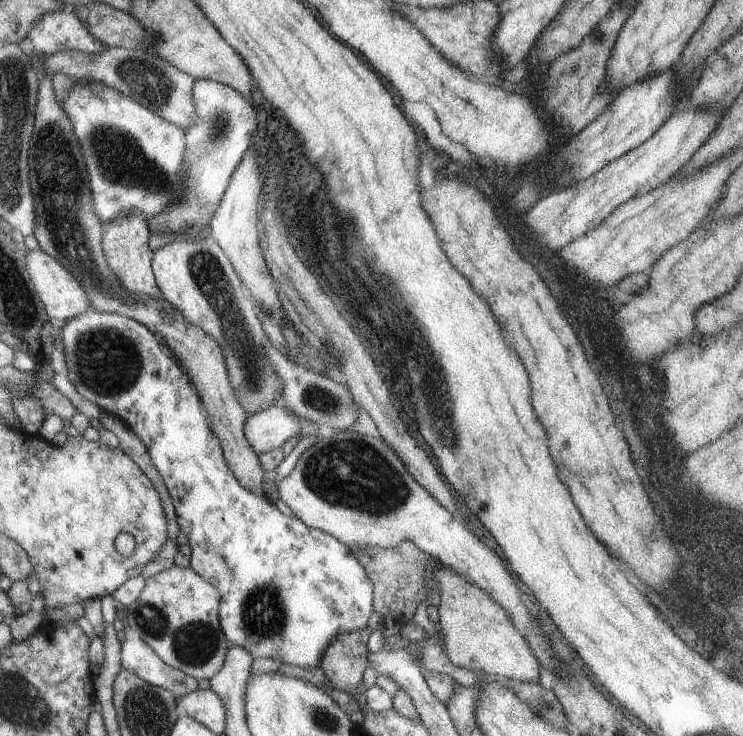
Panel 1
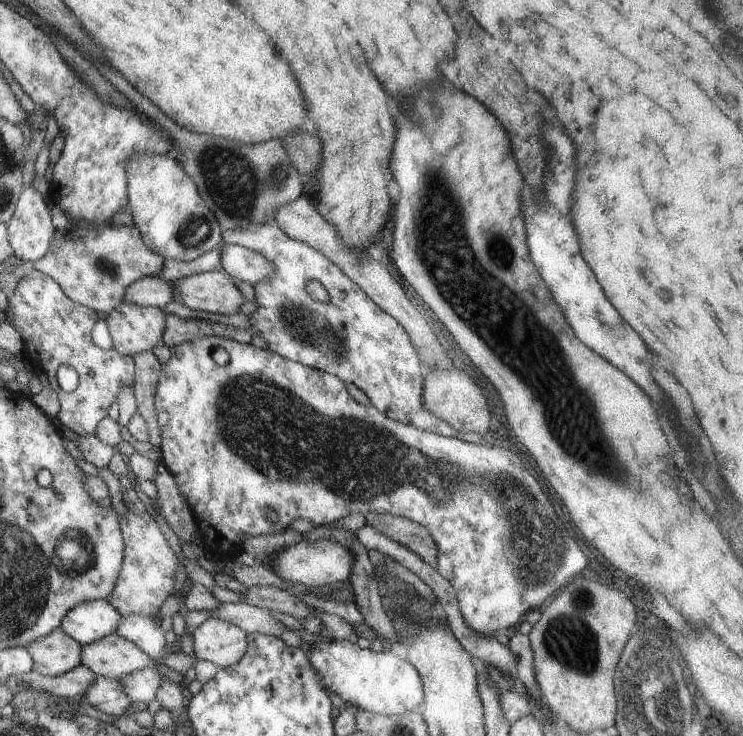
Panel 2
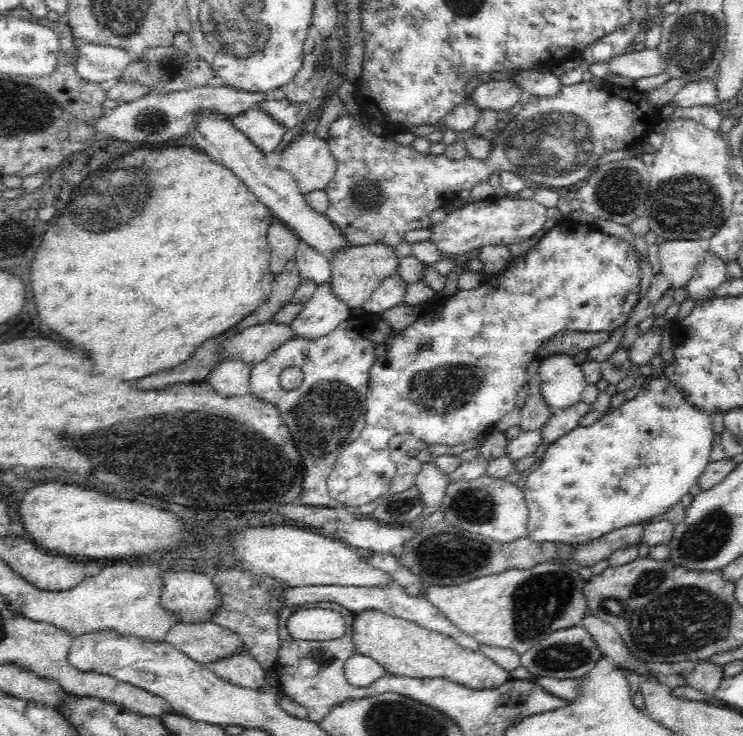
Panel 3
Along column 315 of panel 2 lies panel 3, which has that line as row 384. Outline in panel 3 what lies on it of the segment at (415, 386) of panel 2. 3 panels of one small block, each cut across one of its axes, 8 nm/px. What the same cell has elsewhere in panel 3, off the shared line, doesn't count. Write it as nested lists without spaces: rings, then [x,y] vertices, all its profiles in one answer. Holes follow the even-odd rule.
[[[369,314],[352,315],[320,338],[295,336],[251,369],[251,394],[280,410],[302,454],[302,463],[306,466],[304,494],[299,499],[302,504],[334,509],[344,506],[330,497],[328,478],[340,450],[357,440],[365,430],[369,372],[381,353],[370,337],[374,328],[376,318]],[[292,366],[299,366],[304,372],[302,386],[294,391],[279,386],[282,372]]]

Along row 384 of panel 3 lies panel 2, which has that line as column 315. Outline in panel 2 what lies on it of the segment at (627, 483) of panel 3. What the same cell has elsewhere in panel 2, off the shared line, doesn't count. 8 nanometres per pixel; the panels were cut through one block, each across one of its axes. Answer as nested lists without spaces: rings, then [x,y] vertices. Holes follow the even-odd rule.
[[[331,639],[310,646],[305,654],[325,691],[333,692],[347,705],[387,716],[401,716],[421,708],[424,695],[417,670],[407,660],[397,658],[388,650],[361,650],[348,640]]]

